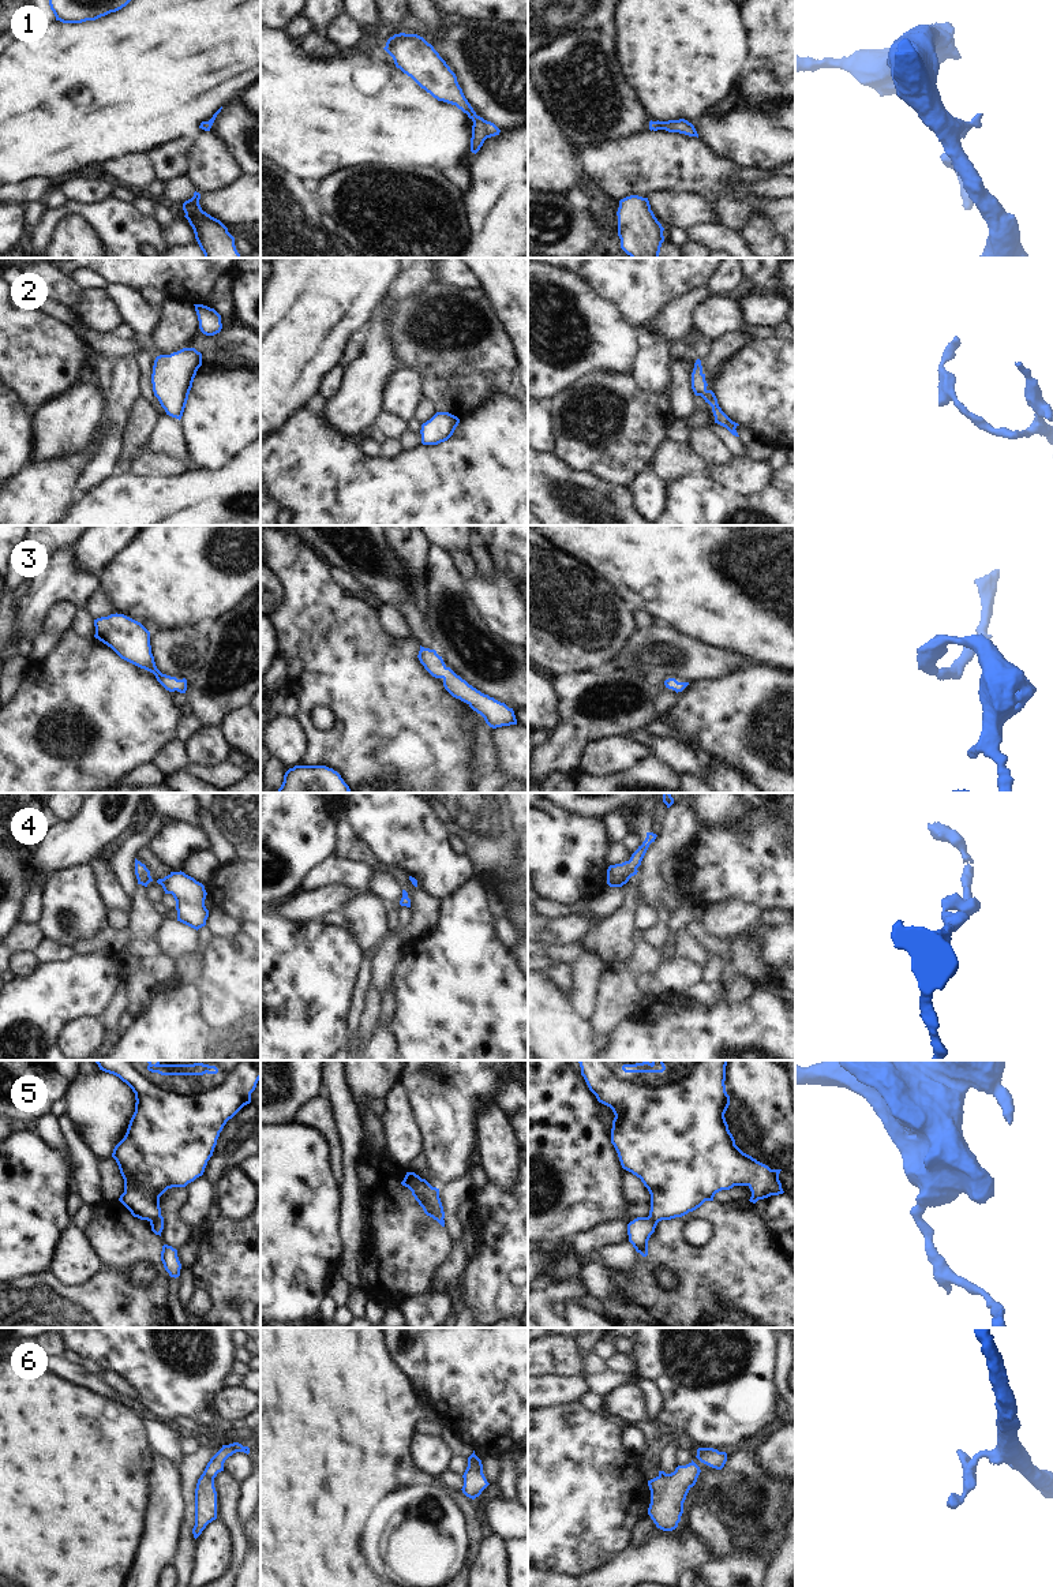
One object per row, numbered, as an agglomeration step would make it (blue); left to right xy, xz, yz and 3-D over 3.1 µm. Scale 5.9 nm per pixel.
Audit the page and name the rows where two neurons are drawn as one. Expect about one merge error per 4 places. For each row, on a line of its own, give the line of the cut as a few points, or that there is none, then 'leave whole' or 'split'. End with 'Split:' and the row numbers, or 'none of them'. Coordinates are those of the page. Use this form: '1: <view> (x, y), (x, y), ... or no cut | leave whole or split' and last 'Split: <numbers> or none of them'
1: no cut | leave whole
2: no cut | leave whole
3: no cut | leave whole
4: no cut | leave whole
5: xy (160, 1215), (150, 1223) | split
6: xy (202, 1474), (213, 1479) | split
Split: 5, 6

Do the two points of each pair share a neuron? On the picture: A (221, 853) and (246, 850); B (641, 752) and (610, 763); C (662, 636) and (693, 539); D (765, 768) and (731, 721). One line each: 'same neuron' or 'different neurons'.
A: different neurons
B: same neuron
C: different neurons
D: same neuron

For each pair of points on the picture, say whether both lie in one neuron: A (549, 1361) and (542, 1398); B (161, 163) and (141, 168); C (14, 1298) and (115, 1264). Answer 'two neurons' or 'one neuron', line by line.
A: two neurons
B: two neurons
C: one neuron

